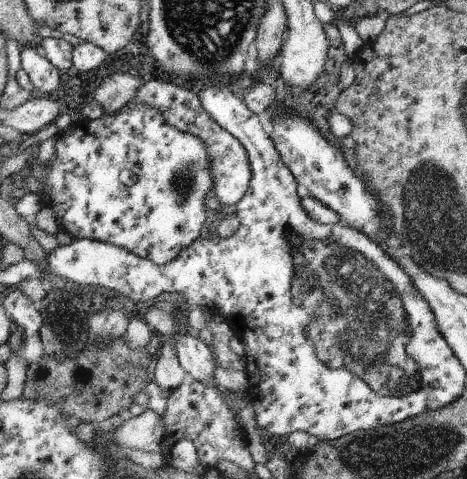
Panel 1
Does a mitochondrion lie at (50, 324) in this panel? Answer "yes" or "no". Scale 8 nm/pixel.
yes

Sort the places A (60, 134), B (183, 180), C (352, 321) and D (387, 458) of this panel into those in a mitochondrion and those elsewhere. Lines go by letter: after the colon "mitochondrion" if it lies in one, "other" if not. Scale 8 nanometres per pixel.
A: other
B: mitochondrion
C: mitochondrion
D: mitochondrion

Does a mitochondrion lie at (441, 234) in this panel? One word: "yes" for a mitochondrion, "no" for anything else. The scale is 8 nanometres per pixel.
yes

